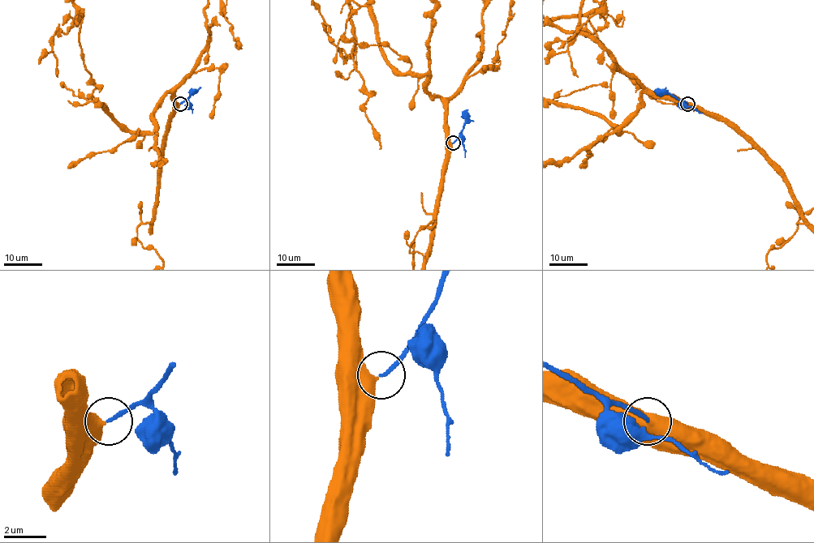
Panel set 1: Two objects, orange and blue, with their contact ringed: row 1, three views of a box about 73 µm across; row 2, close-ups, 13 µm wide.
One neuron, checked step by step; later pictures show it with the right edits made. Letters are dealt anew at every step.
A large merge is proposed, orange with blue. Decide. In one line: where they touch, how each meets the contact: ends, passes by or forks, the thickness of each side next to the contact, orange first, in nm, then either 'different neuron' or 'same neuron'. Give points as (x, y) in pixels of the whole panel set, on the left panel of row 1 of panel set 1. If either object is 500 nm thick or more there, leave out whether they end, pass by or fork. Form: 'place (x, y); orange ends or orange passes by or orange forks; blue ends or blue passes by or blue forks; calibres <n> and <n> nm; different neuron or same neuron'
place (180, 104); calibres 600 and 160 nm; same neuron

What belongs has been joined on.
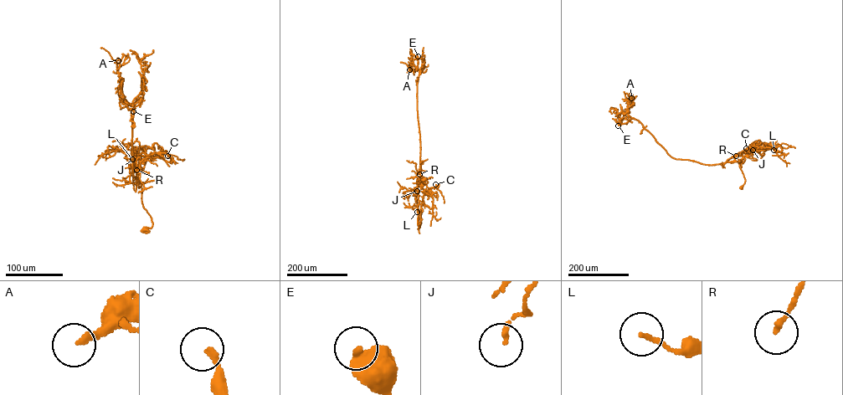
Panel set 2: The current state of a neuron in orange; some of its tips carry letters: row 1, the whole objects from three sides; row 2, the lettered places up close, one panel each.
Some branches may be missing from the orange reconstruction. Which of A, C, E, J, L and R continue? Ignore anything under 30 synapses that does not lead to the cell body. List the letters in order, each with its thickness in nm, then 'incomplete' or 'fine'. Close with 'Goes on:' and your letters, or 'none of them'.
A: calibre 190 nm; fine
C: calibre 220 nm; fine
E: calibre 320 nm; fine
J: calibre 190 nm; fine
L: calibre 130 nm; fine
R: calibre 180 nm; fine
Goes on: none of them

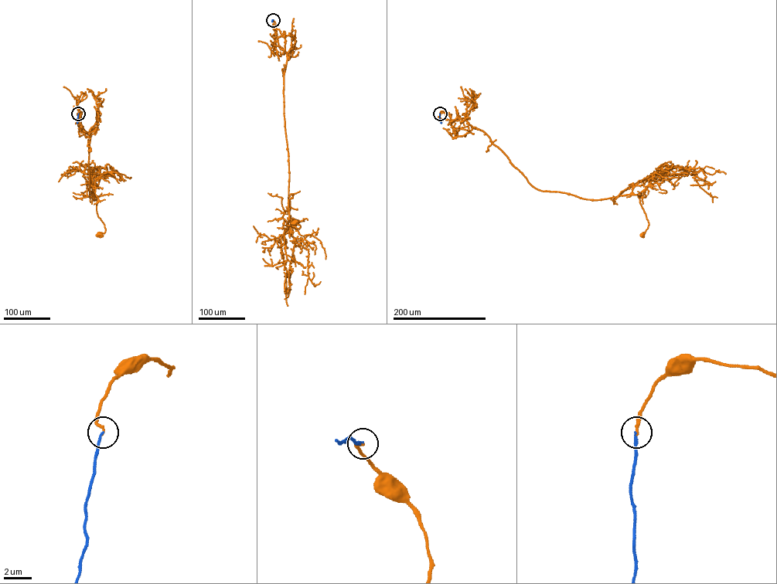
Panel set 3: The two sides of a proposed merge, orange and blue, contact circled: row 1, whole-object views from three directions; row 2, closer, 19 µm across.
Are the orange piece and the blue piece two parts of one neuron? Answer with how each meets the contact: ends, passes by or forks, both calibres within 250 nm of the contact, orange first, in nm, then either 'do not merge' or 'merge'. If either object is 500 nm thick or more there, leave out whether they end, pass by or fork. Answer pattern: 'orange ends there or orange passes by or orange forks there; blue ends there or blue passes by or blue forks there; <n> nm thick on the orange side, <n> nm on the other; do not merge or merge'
orange ends there; blue ends there; 200 nm thick on the orange side, 180 nm on the other; merge

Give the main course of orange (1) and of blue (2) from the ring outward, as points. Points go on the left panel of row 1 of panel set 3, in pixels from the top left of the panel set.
1: (78, 113), (82, 127), (90, 132), (92, 127), (89, 188), (105, 229), (99, 234)
2: (78, 113), (77, 123)

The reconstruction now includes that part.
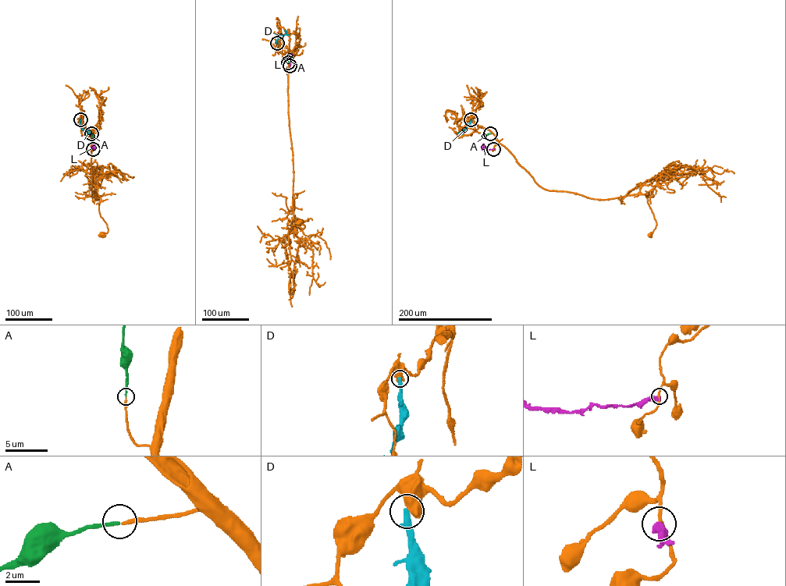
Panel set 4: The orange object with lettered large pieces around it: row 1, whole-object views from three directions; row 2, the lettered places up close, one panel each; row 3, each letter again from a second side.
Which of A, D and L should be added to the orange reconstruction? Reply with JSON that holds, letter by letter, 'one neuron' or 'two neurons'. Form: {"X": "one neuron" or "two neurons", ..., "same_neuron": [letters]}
{"A": "one neuron", "D": "two neurons", "L": "two neurons", "same_neuron": ["A"]}

